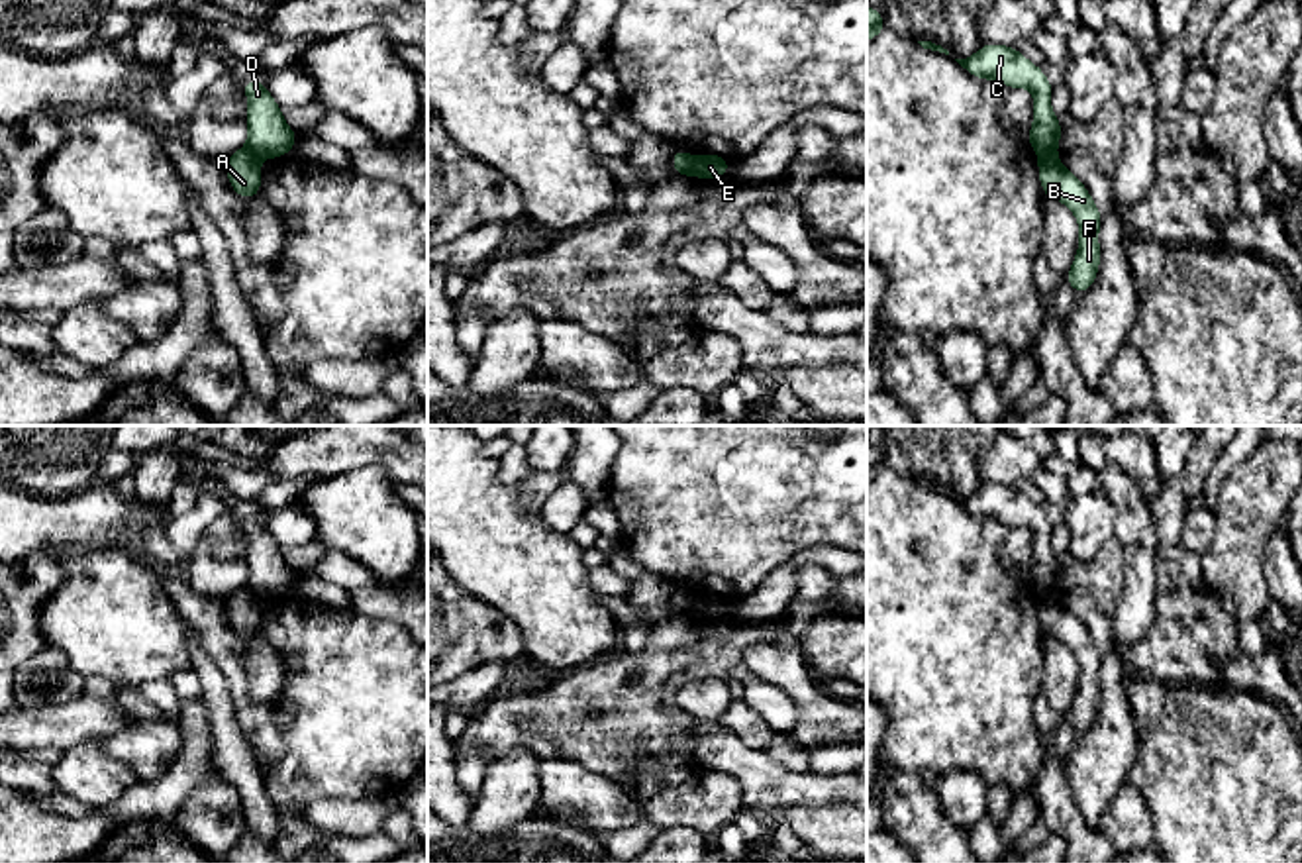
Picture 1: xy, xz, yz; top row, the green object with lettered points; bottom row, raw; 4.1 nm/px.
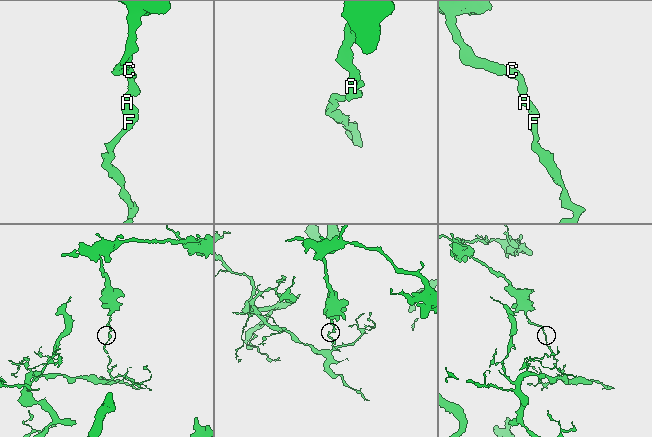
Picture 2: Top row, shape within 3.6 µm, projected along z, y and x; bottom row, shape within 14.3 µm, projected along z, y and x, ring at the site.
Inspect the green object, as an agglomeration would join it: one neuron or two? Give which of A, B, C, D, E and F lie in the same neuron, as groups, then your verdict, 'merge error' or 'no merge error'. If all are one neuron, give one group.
A B F / C D E | merge error

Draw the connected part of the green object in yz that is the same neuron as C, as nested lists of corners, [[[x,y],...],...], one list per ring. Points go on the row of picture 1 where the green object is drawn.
[[[984,43],[975,55],[955,59],[967,73],[982,80],[1000,80],[1004,86],[1033,92],[1033,124],[1027,143],[1035,151],[1057,151],[1063,129],[1053,114],[1053,86],[1045,73],[1016,47]]]

